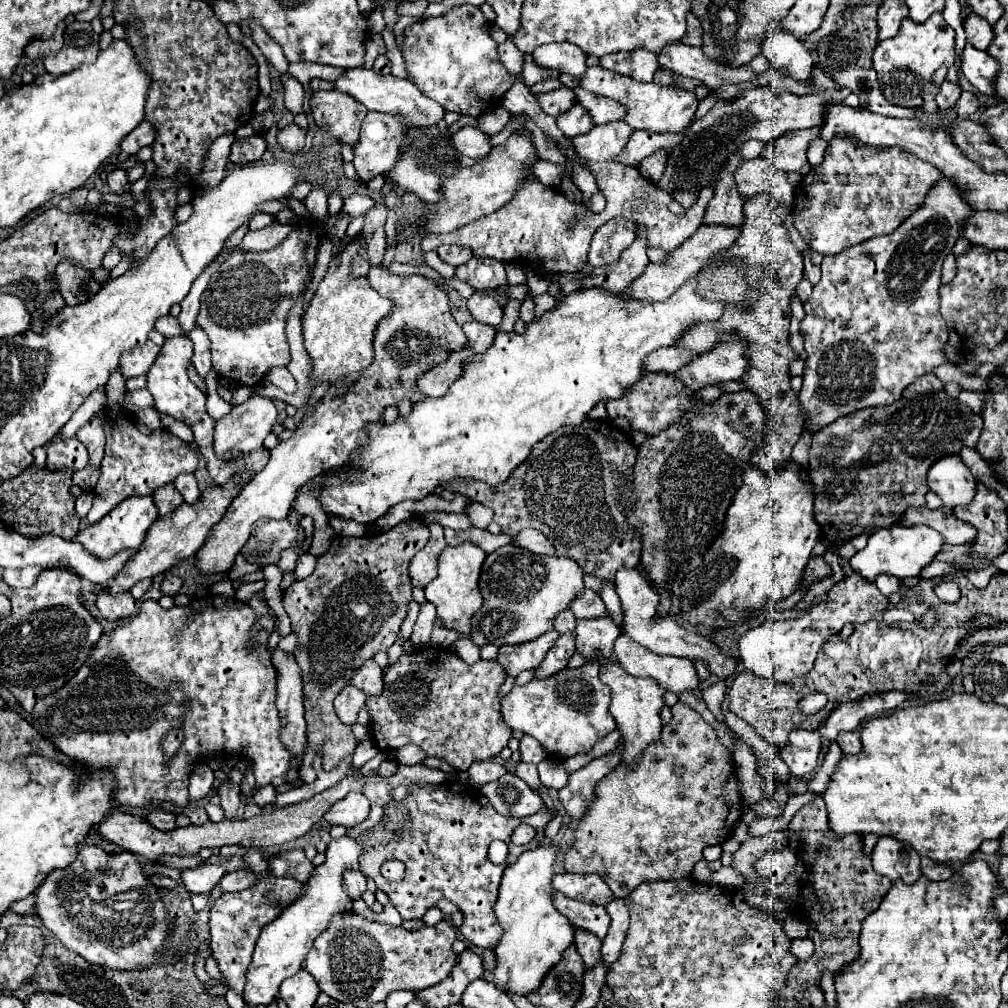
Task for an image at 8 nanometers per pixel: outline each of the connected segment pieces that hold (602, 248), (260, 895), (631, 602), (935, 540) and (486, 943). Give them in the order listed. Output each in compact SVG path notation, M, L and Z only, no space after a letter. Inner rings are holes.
M615 218L601 226L593 235L588 264L593 267L611 265L623 249L627 249L636 239L636 225L623 218Z
M251 849L245 855L245 863L249 869L253 869L255 873L259 873L263 879L259 879L257 885L245 889L245 891L237 891L237 893L223 893L211 913L209 913L209 927L211 927L211 951L213 957L219 963L221 973L225 975L225 979L231 983L245 983L245 971L251 963L251 955L257 943L257 937L263 929L265 921L273 921L285 909L285 905L289 905L289 901L293 901L293 897L297 897L297 893L301 893L301 883L291 878L273 877L267 871L267 861L261 857L261 853L257 849Z
M621 567L617 577L615 577L615 589L617 595L623 603L623 613L625 613L625 627L623 633L627 633L633 641L641 643L643 647L647 647L653 653L659 655L677 655L690 660L701 657L701 661L705 663L705 667L709 669L711 675L717 675L719 679L727 679L735 673L737 669L737 659L725 655L719 651L719 647L711 641L704 639L703 635L699 635L697 631L687 631L685 627L677 625L673 621L673 617L665 617L665 619L655 619L657 613L657 603L659 603L659 595L653 593L653 589L649 587L649 583L639 575L637 569L625 569Z
M893 525L889 529L877 529L871 537L869 543L863 551L857 551L855 557L851 557L849 565L855 573L861 573L867 581L875 581L879 573L889 573L895 575L897 579L905 577L917 577L921 575L921 569L929 565L935 555L943 547L943 537L941 533L933 531L931 527L925 525L913 525L913 527L903 527L903 525Z
M445 781L437 787L411 787L403 801L393 801L383 811L382 818L388 819L387 824L391 829L401 827L401 837L395 836L389 845L377 845L373 853L365 853L365 857L361 857L361 873L369 875L377 883L377 889L387 893L403 919L421 919L425 911L439 899L453 901L463 913L463 923L459 927L463 939L471 945L493 949L497 939L503 935L503 929L499 927L493 913L503 869L515 863L523 851L535 849L539 845L543 831L553 817L555 815L547 807L525 819L499 815L477 787L459 781ZM521 823L531 825L537 835L531 843L517 847L509 839L513 829ZM495 839L505 841L509 847L507 861L499 867L487 857L487 849ZM391 857L405 863L407 869L403 881L393 883L379 873L383 861Z

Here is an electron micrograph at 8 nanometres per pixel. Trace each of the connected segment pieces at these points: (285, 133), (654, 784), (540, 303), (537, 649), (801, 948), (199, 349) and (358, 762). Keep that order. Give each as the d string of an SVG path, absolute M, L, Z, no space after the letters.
M295 123L287 125L285 129L281 129L277 133L277 143L281 145L283 151L287 151L291 155L299 153L305 147L305 131L301 127L297 127Z
M677 701L671 707L671 713L671 723L663 727L661 739L643 751L637 769L631 771L621 765L597 783L595 799L581 817L573 835L573 845L565 853L567 873L595 873L603 877L617 899L627 897L635 887L647 881L689 877L695 863L701 861L703 849L727 841L741 819L743 807L737 789L737 767L731 761L729 749L719 743L715 729L687 703Z
M527 293L525 299L533 299L533 301L535 301L536 317L541 317L545 311L551 311L551 309L557 305L555 297L551 297L549 293L543 293L542 295L539 295L539 297L531 297L531 293Z
M549 631L533 641L527 641L525 645L517 645L517 649L513 649L513 645L503 645L499 647L495 661L499 661L499 665L505 669L505 675L517 677L521 671L537 669L547 651L555 645L557 637L561 637L557 631Z
M793 939L789 951L797 957L797 959L809 959L813 955L813 941L811 939Z
M195 327L189 333L189 339L193 341L193 365L199 373L201 379L207 377L207 373L211 371L211 353L209 353L209 339L205 335L205 331L201 331L199 327Z
M373 739L363 741L363 743L359 743L357 749L355 749L353 765L355 765L355 767L363 767L363 765L365 765L369 759L373 759L377 753L379 753L379 749L377 749L377 745L373 745Z

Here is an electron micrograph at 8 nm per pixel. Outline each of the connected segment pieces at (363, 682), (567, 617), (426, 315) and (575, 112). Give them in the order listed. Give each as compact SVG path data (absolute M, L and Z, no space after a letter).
M369 659L365 661L365 665L357 671L357 675L351 679L351 683L361 689L365 695L377 695L383 689L383 673L381 667Z
M571 611L559 613L559 617L555 619L555 629L559 633L573 633L575 631L575 617L571 615Z
M371 267L369 283L373 289L383 293L383 297L393 301L393 313L381 319L381 325L377 325L377 333L373 337L373 363L359 373L357 383L347 387L343 395L325 393L321 405L319 401L315 403L315 411L311 417L299 423L291 439L277 443L265 469L257 473L249 485L245 485L223 519L211 529L203 547L195 553L195 567L203 575L229 573L239 549L249 539L251 525L257 519L285 519L291 509L293 495L301 485L305 485L317 473L321 475L333 467L347 465L351 451L365 443L365 423L381 421L383 409L397 405L397 401L403 397L411 399L413 403L423 399L415 387L415 379L443 363L445 355L461 349L467 343L465 333L451 315L447 291L433 281L425 279L423 275L399 277L383 267Z
M577 103L567 113L557 117L557 127L565 133L565 137L573 139L581 133L589 133L593 129L593 121L591 121L589 113Z

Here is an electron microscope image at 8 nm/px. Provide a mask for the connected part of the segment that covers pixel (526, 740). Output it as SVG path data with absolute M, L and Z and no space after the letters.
M523 735L523 739L519 741L519 752L521 761L527 763L538 764L541 759L549 757L549 753L545 753L545 749L541 749L541 743L529 735Z

